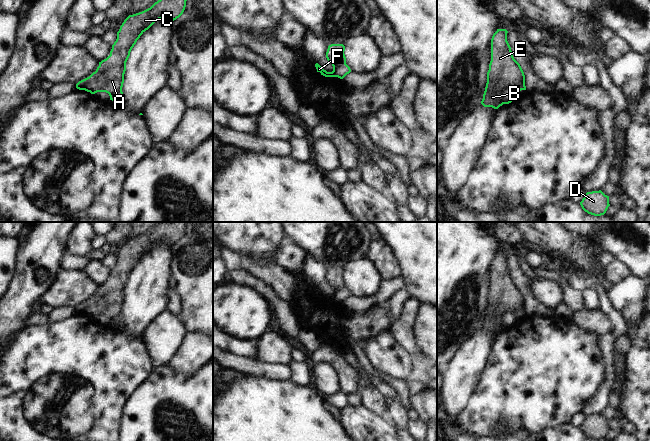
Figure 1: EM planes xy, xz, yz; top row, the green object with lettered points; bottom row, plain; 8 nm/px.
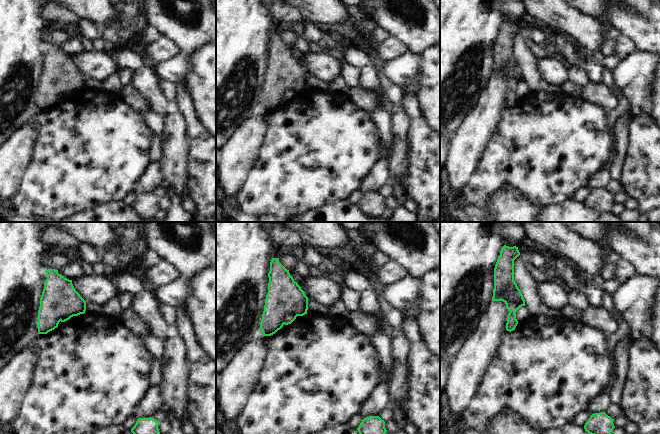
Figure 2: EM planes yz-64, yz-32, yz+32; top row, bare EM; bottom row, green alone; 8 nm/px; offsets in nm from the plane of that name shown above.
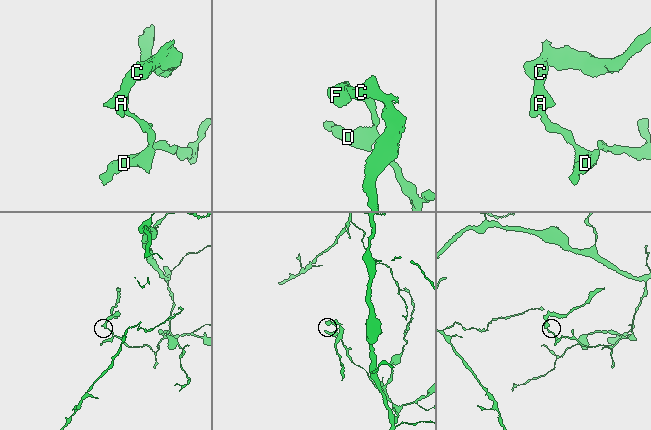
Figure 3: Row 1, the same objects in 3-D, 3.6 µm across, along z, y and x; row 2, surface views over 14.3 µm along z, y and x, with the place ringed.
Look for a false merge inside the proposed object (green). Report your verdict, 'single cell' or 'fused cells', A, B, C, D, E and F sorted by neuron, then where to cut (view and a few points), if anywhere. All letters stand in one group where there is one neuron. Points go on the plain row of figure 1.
fused cells; A B C E F / D; cut in yz along (515, 313), (508, 312), (504, 315), (502, 327)

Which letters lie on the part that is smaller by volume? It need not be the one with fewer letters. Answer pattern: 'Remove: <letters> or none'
Remove: A, B, C, E, F

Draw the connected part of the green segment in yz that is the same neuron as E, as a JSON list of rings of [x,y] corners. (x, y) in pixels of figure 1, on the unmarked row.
[[[497,253],[491,263],[491,285],[481,325],[484,331],[498,333],[502,330],[503,317],[508,312],[526,314],[525,299],[512,279],[507,257],[506,253]]]

